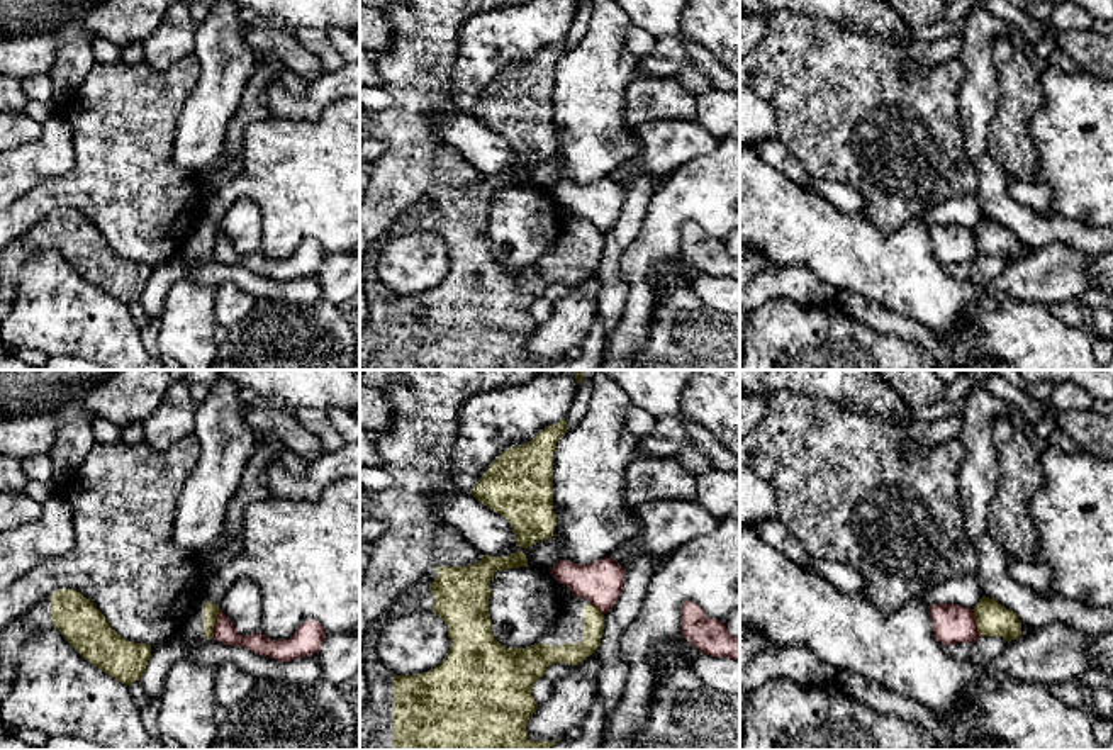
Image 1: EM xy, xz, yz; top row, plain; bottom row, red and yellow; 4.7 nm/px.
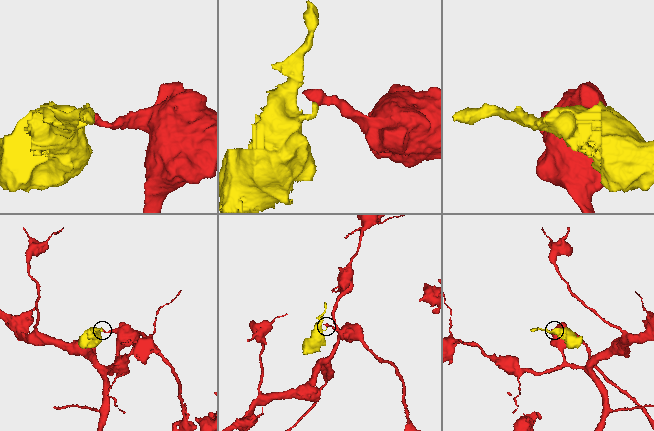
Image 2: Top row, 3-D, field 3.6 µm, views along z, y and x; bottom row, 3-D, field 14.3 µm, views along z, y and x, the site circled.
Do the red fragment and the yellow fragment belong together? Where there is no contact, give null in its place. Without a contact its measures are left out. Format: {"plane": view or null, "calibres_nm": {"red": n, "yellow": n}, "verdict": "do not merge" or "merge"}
{"plane": "xy", "calibres_nm": {"red": 100, "yellow": 80}, "verdict": "do not merge"}

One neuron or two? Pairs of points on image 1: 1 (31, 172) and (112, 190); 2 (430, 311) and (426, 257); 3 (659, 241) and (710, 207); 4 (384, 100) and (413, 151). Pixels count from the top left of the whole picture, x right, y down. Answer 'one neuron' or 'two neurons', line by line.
1: two neurons
2: two neurons
3: one neuron
4: two neurons

